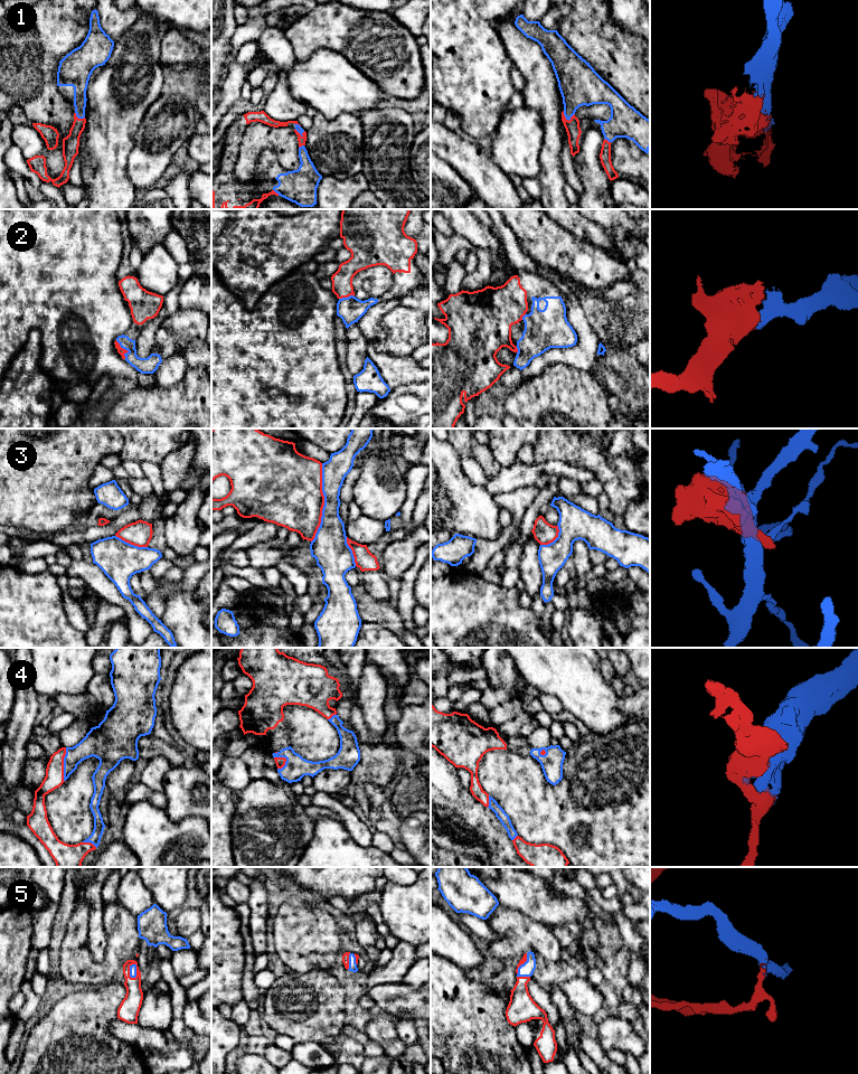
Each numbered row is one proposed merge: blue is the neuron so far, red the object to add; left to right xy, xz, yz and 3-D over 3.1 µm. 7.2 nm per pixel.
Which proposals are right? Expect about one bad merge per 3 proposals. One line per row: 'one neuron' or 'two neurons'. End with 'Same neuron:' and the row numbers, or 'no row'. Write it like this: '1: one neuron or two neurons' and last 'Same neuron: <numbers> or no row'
1: one neuron
2: one neuron
3: two neurons
4: one neuron
5: one neuron
Same neuron: 1, 2, 4, 5

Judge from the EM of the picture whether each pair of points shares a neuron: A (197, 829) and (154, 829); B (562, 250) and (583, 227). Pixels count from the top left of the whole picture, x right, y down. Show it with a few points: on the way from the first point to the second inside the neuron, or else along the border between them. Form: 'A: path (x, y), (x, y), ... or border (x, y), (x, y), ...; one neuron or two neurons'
A: path (187, 829), (164, 829); one neuron
B: border (555, 220), (576, 237), (599, 247); two neurons

